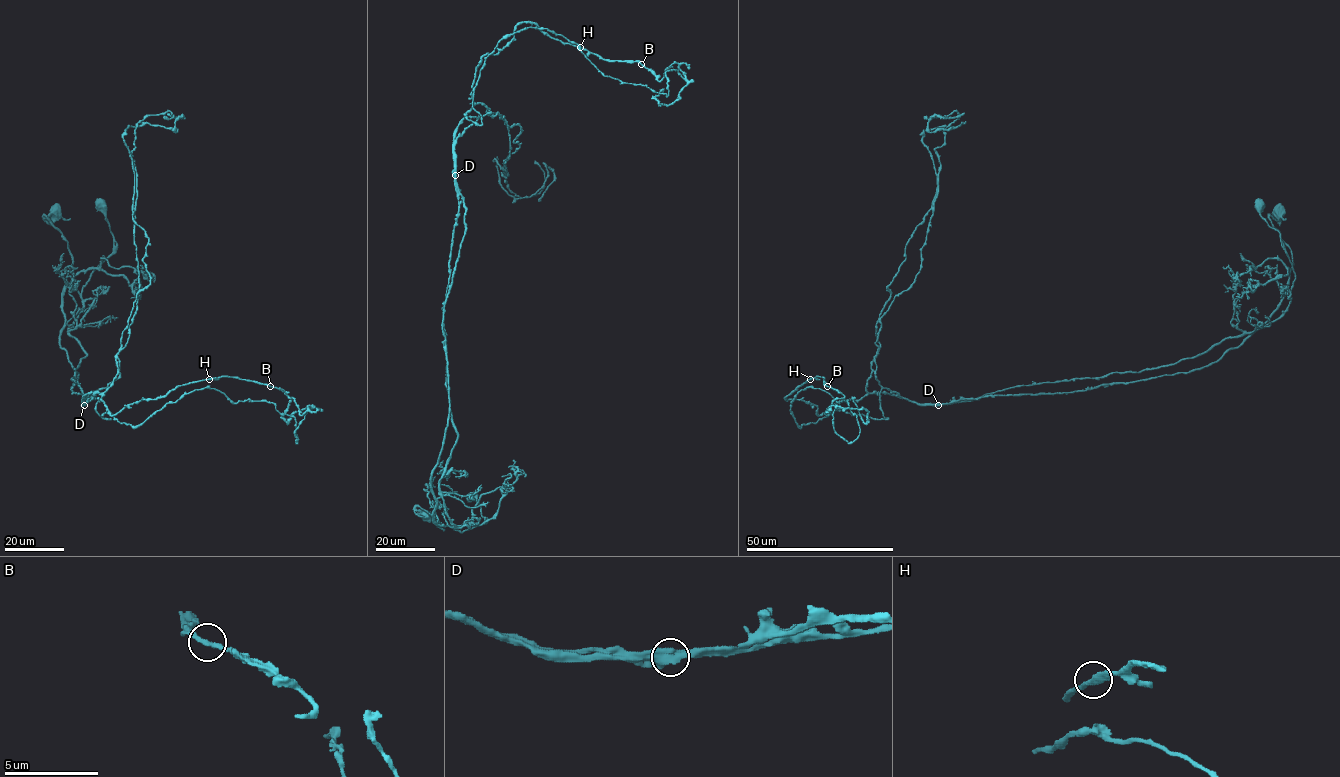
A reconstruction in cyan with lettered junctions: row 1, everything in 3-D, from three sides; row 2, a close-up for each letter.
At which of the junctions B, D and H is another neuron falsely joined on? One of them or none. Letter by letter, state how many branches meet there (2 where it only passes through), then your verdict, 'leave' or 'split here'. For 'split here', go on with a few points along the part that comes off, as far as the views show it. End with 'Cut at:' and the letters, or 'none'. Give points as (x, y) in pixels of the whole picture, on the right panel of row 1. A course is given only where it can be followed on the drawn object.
B: 2 | leave
D: 2 | split here | (938, 405), (883, 388), (887, 419), (801, 426), (790, 405), (808, 387), (846, 400), (852, 442), (844, 411)
H: 2 | leave
Cut at: D

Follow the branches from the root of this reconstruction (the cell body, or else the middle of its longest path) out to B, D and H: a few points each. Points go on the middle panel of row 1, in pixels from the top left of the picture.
B: (427, 514), (415, 507), (443, 529), (443, 311), (465, 229), (454, 135), (475, 69), (524, 22), (642, 64)
D: (427, 514), (415, 507), (443, 529), (433, 521), (431, 471), (449, 415), (443, 311), (465, 229), (455, 175)
H: (427, 514), (415, 507), (443, 529), (443, 311), (465, 229), (454, 135), (475, 69), (524, 22), (580, 47)

